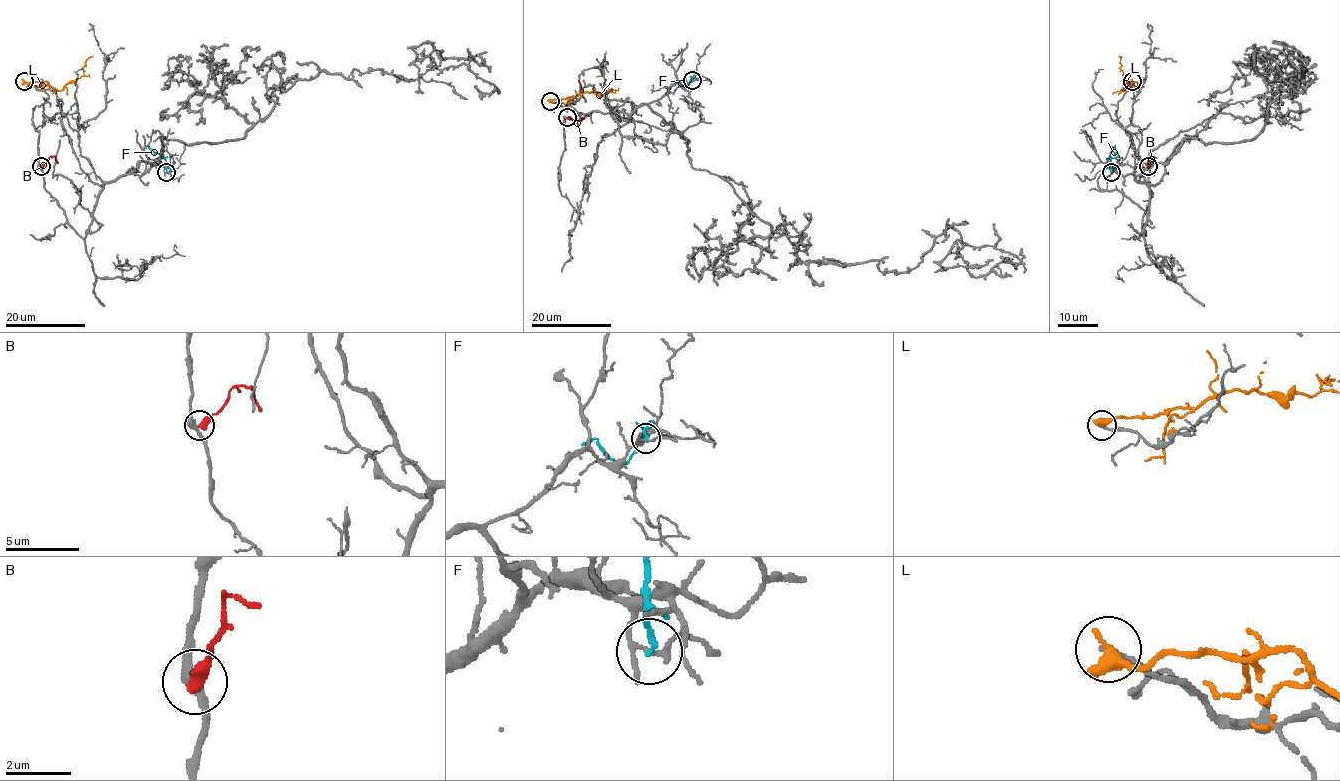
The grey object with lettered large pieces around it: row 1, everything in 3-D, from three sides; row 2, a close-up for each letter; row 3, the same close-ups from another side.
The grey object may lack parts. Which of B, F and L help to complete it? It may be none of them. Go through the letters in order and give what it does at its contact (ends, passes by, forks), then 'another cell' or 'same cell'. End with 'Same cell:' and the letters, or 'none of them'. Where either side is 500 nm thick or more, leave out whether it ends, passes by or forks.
B: it ends | another cell
F: it ends | another cell
L: it ends | another cell
Same cell: none of them

